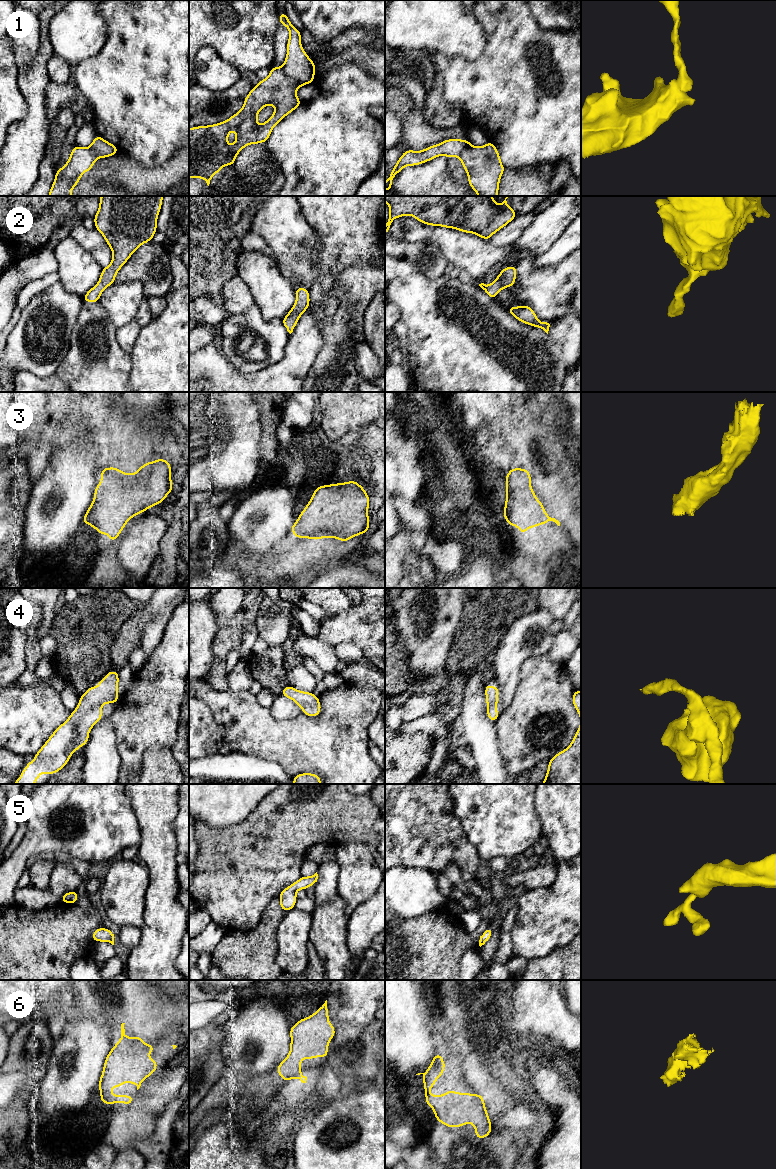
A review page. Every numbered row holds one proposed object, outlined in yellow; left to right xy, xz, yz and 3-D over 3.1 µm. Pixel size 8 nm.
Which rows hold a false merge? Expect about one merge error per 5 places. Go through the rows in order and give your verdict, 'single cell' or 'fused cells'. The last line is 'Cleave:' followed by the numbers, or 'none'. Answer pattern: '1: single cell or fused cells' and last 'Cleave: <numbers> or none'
1: fused cells
2: single cell
3: single cell
4: single cell
5: single cell
6: single cell
Cleave: 1

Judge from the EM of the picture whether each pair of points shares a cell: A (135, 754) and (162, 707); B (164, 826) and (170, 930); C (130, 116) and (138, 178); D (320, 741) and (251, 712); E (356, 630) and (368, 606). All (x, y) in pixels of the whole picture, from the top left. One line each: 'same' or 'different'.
A: same
B: same
C: different
D: same
E: same

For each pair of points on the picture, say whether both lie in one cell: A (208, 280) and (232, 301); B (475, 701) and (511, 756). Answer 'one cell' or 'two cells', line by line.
A: two cells
B: two cells

